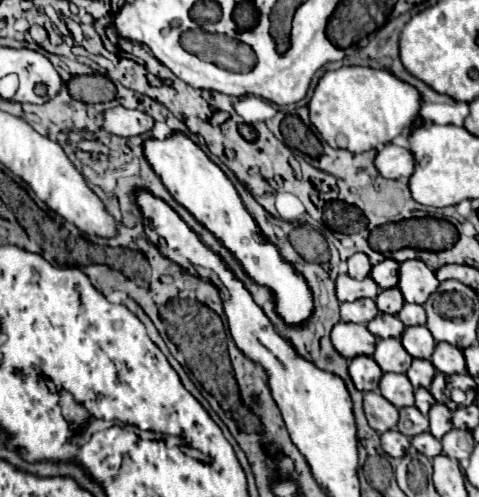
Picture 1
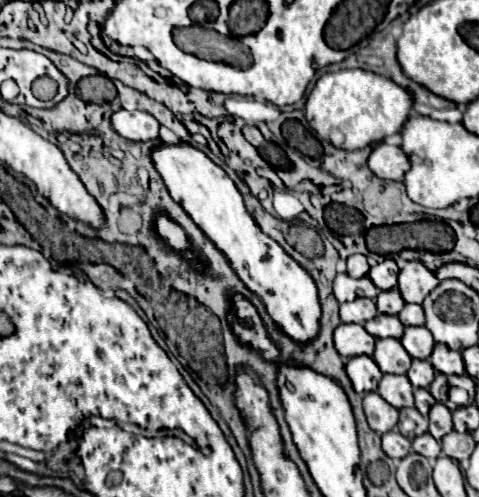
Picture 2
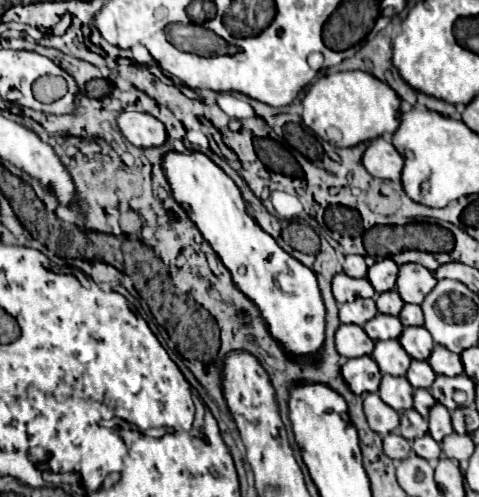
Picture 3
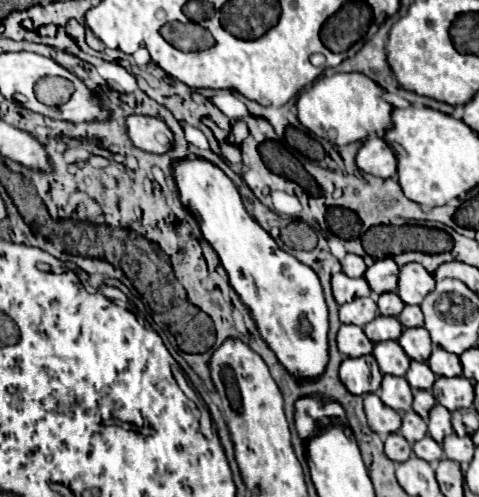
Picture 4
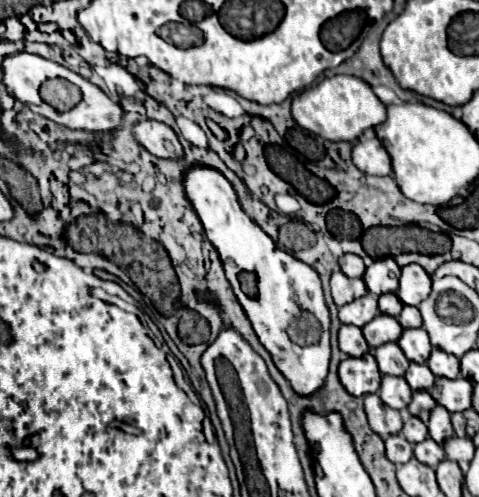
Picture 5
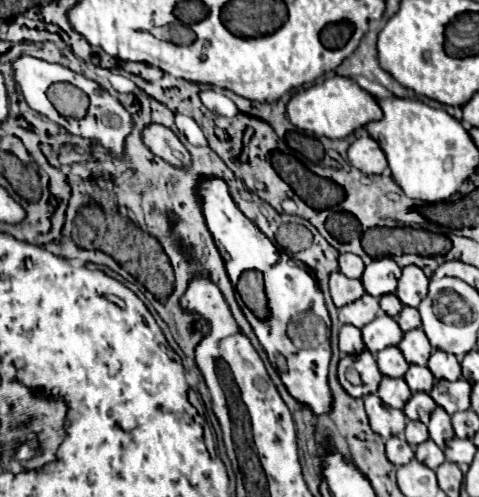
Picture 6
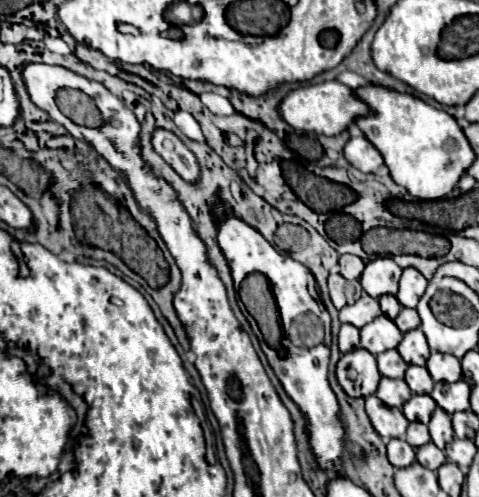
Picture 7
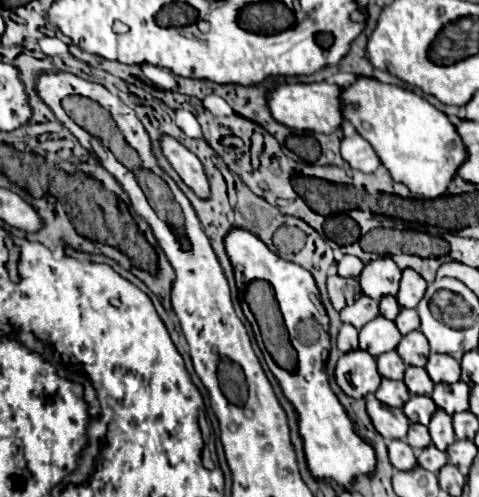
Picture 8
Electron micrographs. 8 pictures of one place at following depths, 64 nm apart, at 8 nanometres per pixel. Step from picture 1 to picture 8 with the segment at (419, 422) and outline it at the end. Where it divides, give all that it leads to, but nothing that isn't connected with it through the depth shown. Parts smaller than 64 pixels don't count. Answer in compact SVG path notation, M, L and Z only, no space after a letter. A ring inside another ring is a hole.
M410 424L410 430L408 430L408 440L406 440L414 450L422 450L426 446L432 444L432 438L430 438L430 432L426 426L422 424Z

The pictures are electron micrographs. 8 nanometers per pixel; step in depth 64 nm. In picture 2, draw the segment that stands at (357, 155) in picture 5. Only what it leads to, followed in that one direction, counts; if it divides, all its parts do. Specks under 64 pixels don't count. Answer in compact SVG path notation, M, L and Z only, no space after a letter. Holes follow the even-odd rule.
M380 142L372 148L368 156L368 168L382 180L402 180L410 164L408 156L404 156L404 152L398 146Z

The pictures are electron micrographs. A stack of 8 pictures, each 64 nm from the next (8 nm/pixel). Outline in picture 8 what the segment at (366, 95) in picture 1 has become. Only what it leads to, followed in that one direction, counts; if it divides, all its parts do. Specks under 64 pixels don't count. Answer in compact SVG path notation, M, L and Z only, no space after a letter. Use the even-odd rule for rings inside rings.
M314 82L314 84L278 84L266 94L268 110L272 118L292 130L302 134L304 132L330 134L334 132L340 122L340 86L326 84L326 82Z

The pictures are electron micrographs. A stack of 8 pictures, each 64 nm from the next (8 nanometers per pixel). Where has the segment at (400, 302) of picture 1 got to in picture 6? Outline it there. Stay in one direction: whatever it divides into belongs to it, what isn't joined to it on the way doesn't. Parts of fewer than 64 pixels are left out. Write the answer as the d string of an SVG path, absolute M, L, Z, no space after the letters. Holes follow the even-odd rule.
M384 294L384 296L380 296L380 308L382 308L388 316L396 318L396 316L400 314L400 310L402 310L402 302L400 302L394 294Z

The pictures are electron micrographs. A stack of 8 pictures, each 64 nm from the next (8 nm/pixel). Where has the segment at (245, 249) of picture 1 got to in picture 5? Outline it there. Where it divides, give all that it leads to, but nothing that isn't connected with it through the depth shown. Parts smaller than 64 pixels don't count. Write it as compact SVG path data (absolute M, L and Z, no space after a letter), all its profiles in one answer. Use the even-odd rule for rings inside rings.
M194 166L186 172L184 186L186 186L186 196L192 204L192 208L196 210L196 214L198 214L204 230L206 230L208 240L218 250L220 260L222 260L224 270L226 270L226 278L232 284L233 292L262 346L268 350L276 368L284 374L284 378L290 382L292 390L298 396L314 396L324 386L324 380L328 374L328 362L330 362L330 332L328 332L330 330L330 316L328 316L328 308L324 302L322 284L320 284L318 274L308 264L304 264L298 258L294 258L292 254L280 250L274 244L274 240L256 222L252 222L244 214L244 210L238 204L238 198L236 198L232 184L220 172L216 172L212 168L204 168L204 166ZM242 270L258 274L258 292L260 292L258 298L248 297L240 288L238 274Z

